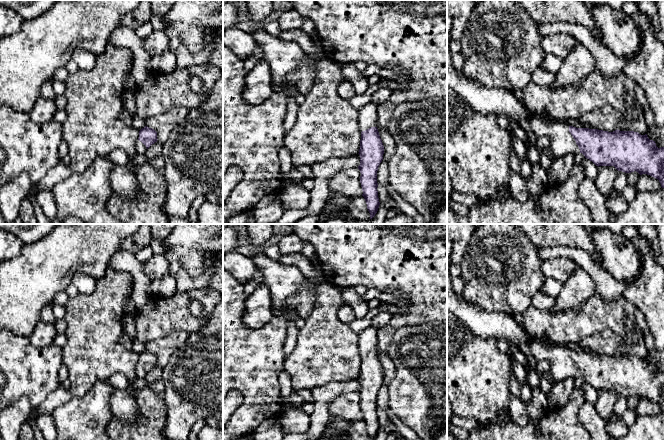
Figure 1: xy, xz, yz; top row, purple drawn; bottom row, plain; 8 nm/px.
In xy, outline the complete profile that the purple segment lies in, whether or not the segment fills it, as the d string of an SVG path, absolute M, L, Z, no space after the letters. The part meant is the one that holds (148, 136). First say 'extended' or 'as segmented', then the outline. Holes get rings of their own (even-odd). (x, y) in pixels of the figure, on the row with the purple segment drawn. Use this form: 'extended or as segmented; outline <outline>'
extended; outline M145 126L139 131L139 138L136 141L135 149L138 154L145 154L147 149L157 142L157 132Z

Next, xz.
extended; outline M369 102L358 111L360 140L360 183L372 219L378 211L377 171L383 160L384 146L378 132L378 105Z

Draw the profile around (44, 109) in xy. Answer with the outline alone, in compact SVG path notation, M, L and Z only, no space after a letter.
M40 97L30 110L29 117L33 122L42 124L44 122L51 121L57 110L58 109L54 100Z

